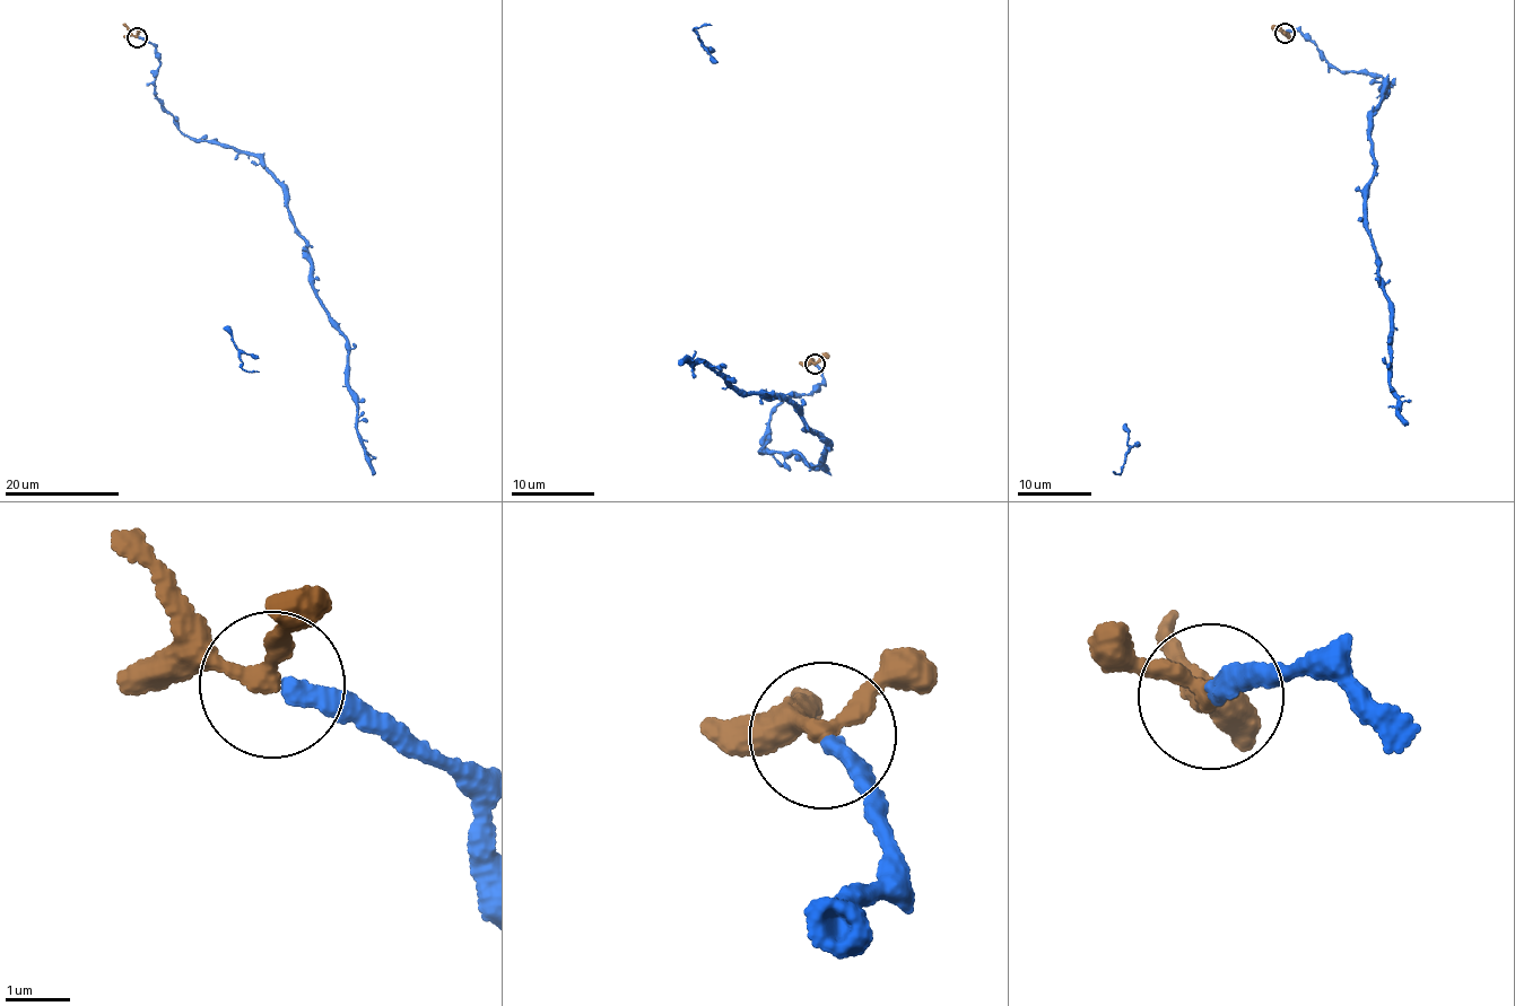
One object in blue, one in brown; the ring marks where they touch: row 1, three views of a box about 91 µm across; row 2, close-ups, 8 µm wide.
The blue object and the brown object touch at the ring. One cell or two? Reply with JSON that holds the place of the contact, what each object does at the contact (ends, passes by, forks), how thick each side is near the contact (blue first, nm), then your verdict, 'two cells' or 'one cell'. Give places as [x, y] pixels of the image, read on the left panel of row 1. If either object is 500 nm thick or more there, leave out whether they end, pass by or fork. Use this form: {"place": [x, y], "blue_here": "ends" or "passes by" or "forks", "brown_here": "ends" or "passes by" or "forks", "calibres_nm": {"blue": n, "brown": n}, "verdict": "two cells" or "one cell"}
{"place": [137, 37], "blue_here": "ends", "brown_here": "passes by", "calibres_nm": {"blue": 280, "brown": 240}, "verdict": "one cell"}

